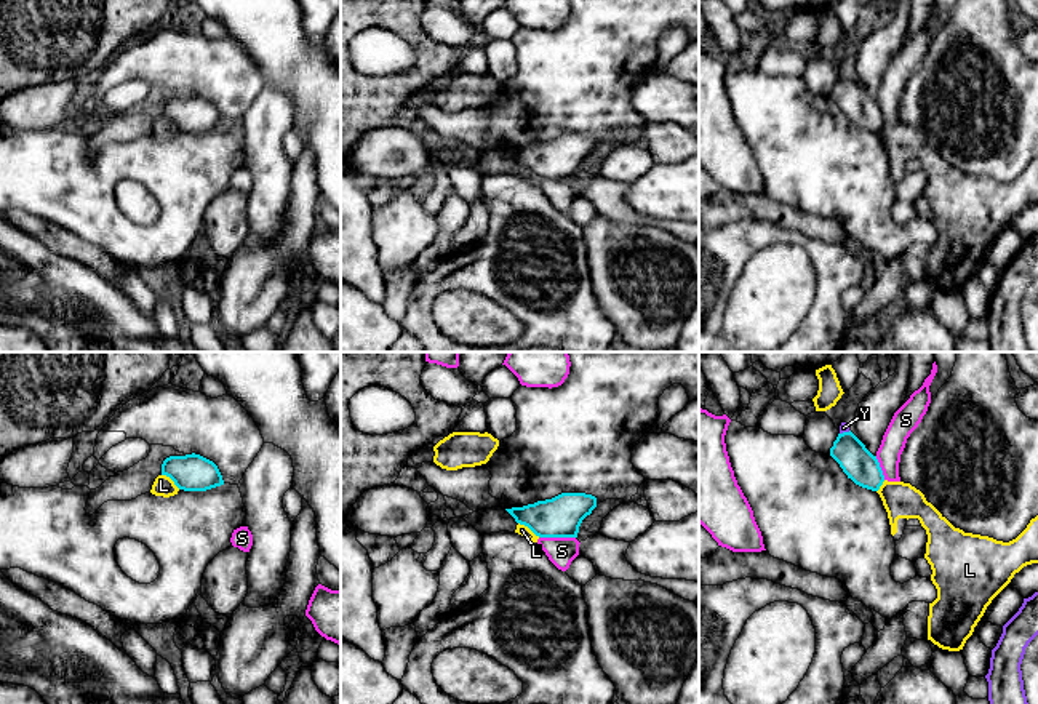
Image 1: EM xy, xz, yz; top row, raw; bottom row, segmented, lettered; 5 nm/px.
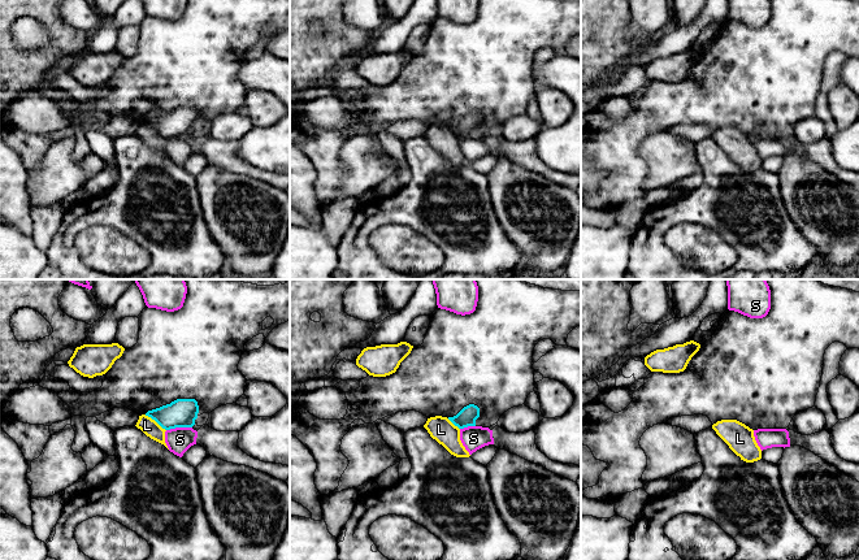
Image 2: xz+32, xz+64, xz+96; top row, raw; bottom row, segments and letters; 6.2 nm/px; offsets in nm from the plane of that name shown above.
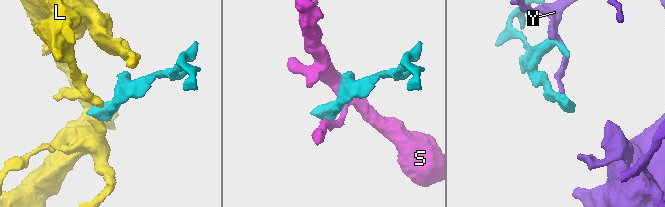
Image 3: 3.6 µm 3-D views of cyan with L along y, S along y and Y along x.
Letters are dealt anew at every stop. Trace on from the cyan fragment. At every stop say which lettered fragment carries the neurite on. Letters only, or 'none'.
none

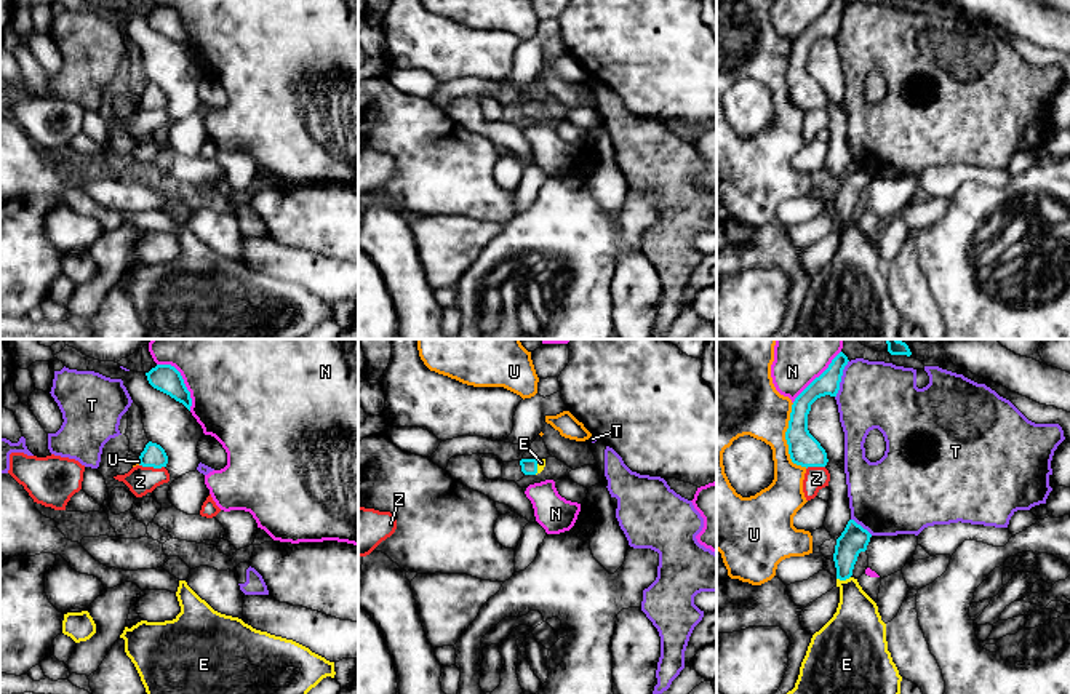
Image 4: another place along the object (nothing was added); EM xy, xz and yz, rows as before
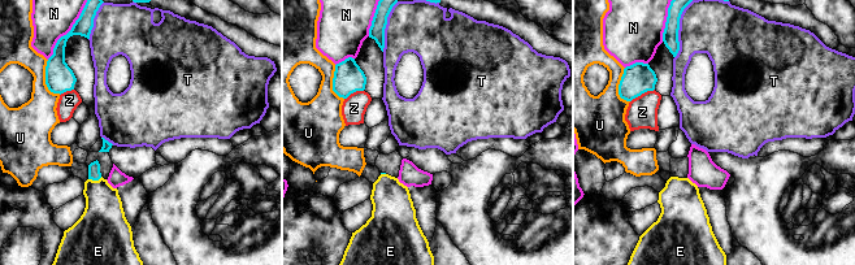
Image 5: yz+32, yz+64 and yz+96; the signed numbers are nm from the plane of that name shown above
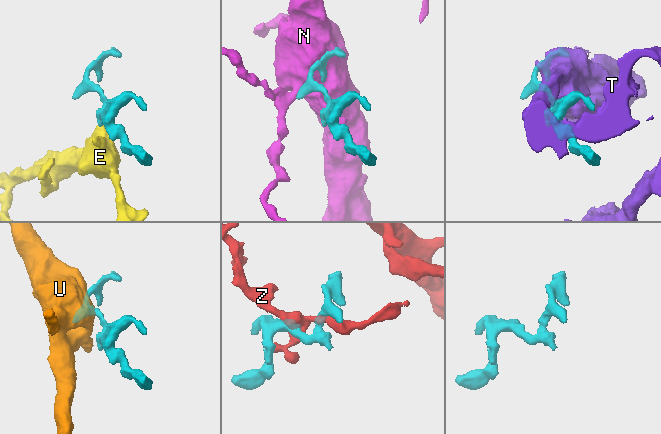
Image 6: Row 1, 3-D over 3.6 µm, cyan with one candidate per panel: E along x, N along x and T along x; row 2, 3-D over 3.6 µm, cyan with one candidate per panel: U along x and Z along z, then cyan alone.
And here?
E

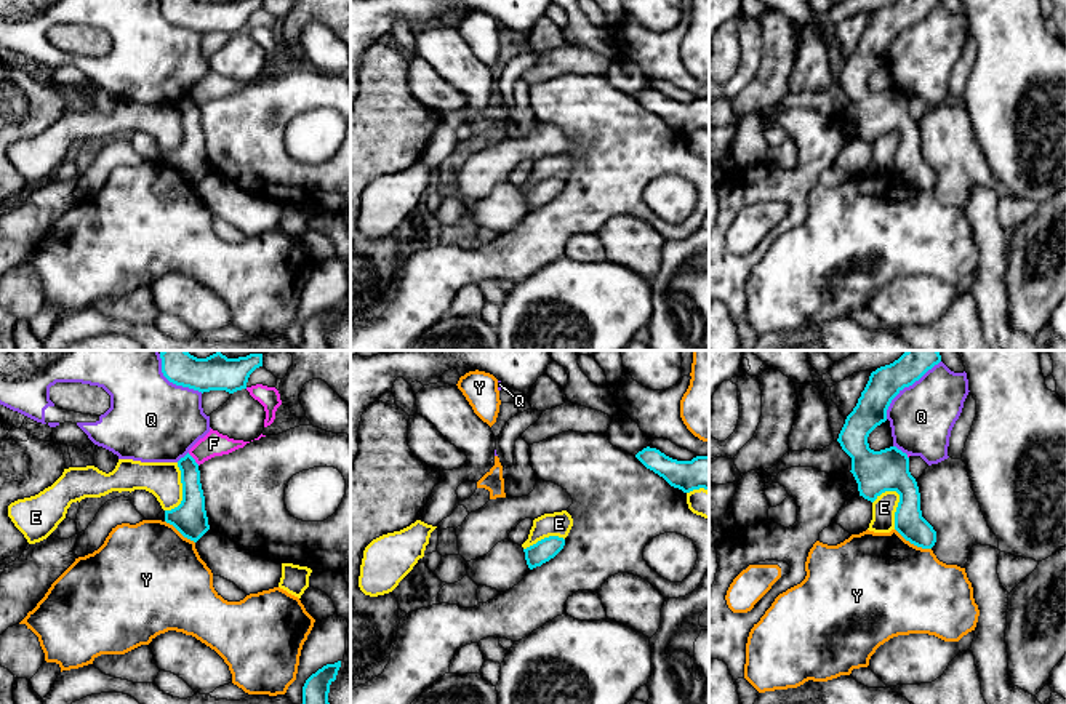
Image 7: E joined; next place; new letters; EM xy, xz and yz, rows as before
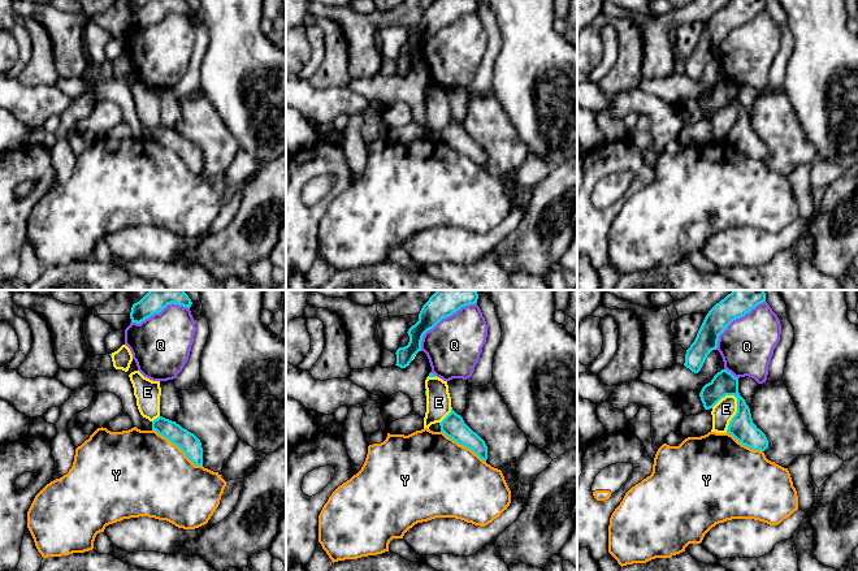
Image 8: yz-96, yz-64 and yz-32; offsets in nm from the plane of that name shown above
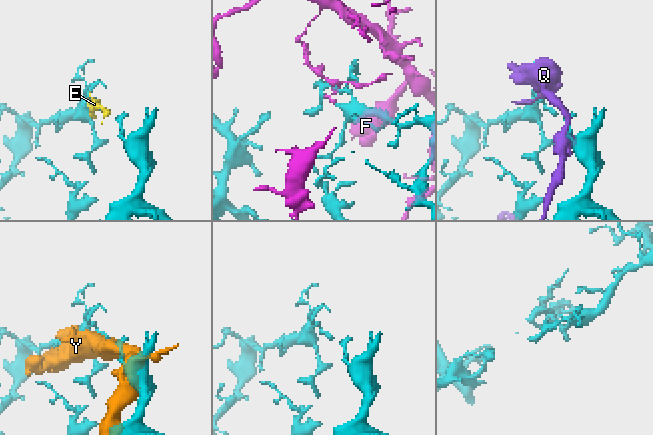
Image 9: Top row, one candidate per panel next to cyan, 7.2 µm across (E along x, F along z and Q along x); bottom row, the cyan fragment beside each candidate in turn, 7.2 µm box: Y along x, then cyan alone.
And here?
none

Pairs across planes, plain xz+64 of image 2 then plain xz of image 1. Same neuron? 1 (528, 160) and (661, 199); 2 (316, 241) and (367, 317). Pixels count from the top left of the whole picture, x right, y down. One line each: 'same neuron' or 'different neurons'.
1: different neurons
2: same neuron

